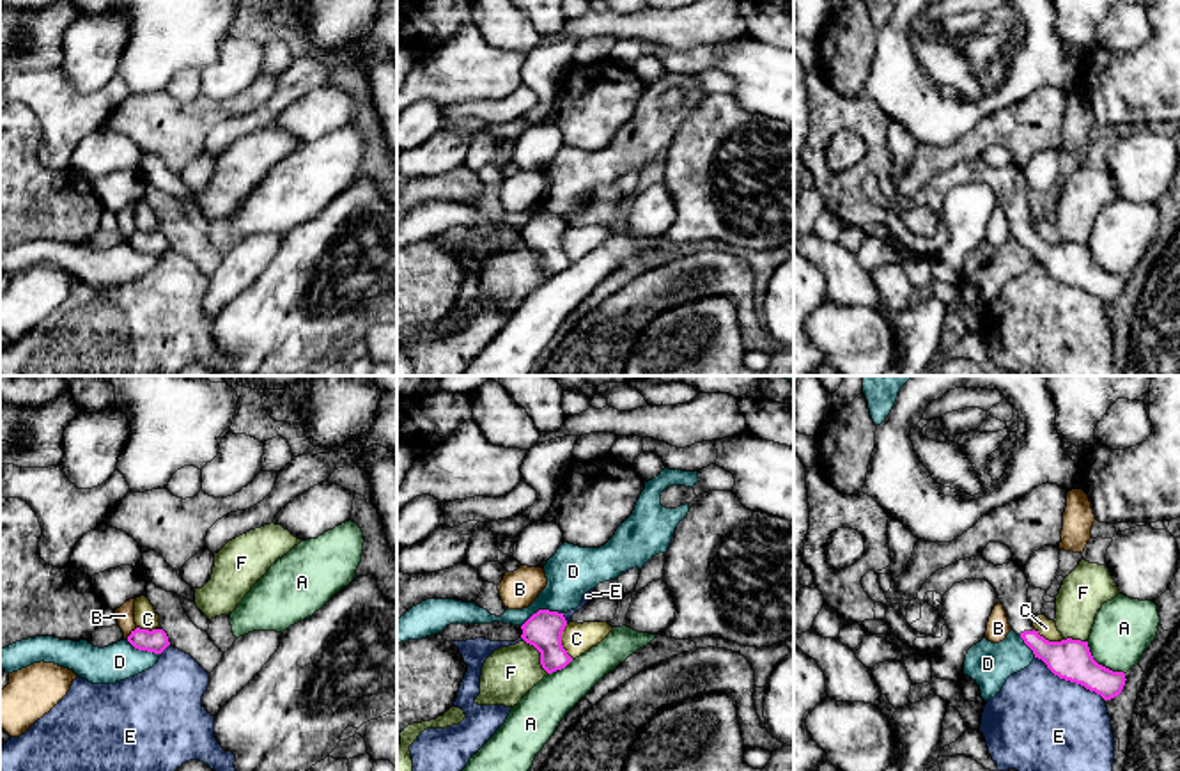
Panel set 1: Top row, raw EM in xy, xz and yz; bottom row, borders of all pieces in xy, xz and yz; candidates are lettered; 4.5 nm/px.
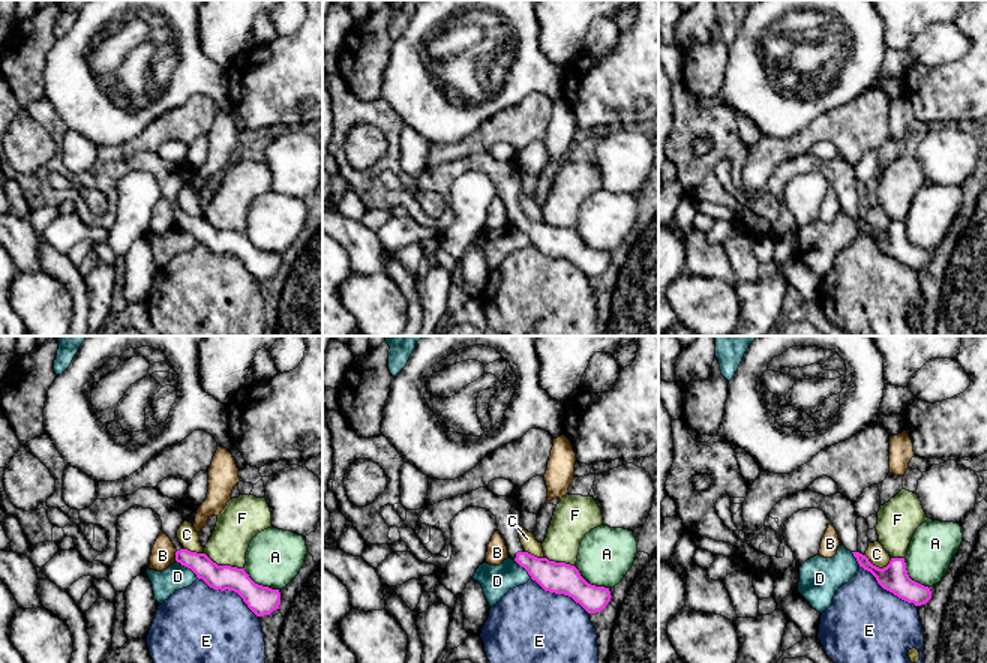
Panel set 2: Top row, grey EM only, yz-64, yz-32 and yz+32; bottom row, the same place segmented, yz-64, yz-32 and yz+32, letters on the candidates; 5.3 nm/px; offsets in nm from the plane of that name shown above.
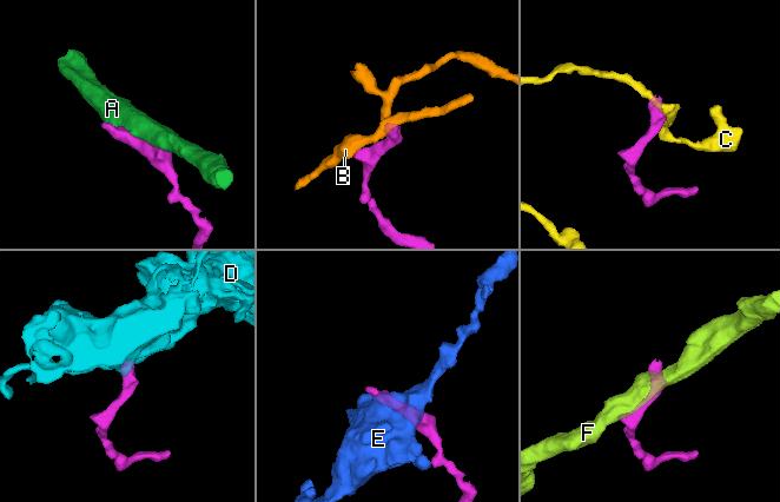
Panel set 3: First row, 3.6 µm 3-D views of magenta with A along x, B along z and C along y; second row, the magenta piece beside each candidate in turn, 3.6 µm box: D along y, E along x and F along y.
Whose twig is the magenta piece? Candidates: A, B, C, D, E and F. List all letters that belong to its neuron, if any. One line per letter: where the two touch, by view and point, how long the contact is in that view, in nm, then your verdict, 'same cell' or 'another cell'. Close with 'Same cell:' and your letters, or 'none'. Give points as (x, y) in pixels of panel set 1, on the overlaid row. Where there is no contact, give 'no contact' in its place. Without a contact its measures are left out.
A: contact yz (1101, 665); length 220 nm; another cell
B: contact xy (131, 633); length 80 nm; another cell
C: contact xz (560, 642); length 160 nm; another cell
D: contact xz (541, 610); length 200 nm; another cell
E: contact yz (1071, 681); length 380 nm; another cell
F: contact xz (541, 656); length 200 nm; another cell
Same cell: none

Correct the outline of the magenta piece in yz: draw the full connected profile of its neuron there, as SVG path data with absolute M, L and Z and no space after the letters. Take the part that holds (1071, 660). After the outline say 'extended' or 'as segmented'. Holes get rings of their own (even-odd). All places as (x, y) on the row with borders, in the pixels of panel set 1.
M983 557L959 560L935 571L920 588L918 599L923 601L928 592L944 596L955 583L964 580L987 580L998 592L1010 627L1042 659L1060 679L1084 686L1104 700L1118 697L1125 686L1125 674L1113 672L1098 665L1088 647L1088 642L1061 640L1049 642L1033 627L1033 613L1028 601L1028 578L1024 569L1015 564L994 565Z; extended

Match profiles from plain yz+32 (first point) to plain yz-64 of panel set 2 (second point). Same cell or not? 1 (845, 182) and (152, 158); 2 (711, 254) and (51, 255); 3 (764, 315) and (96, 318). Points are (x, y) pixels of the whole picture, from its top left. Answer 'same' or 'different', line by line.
1: same
2: different
3: same

